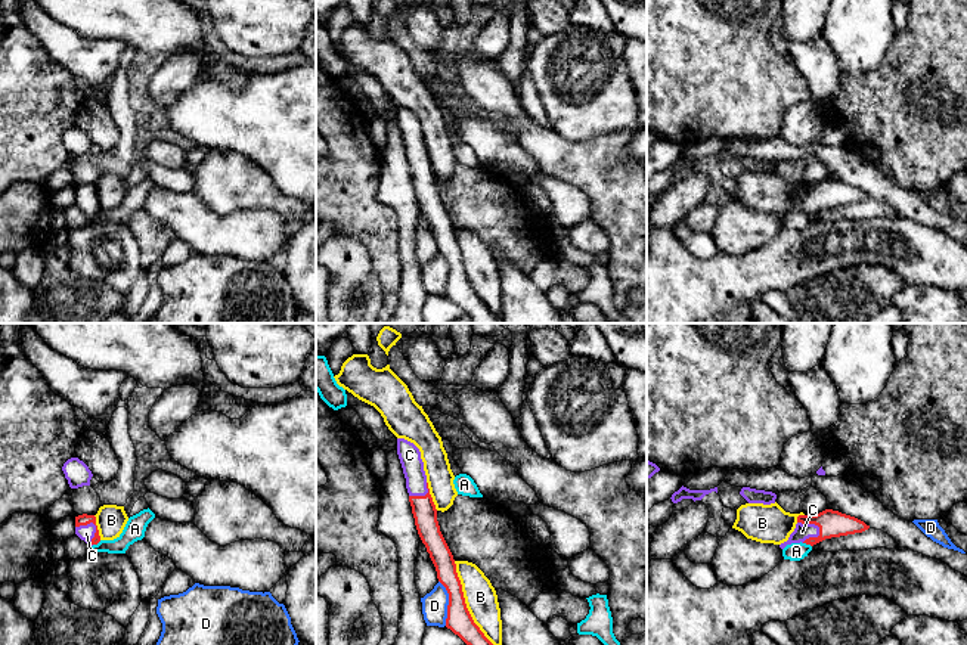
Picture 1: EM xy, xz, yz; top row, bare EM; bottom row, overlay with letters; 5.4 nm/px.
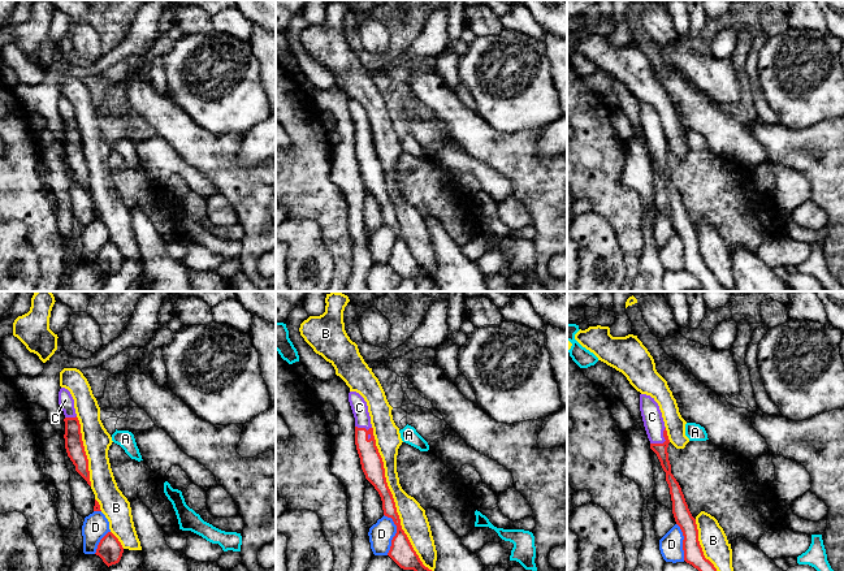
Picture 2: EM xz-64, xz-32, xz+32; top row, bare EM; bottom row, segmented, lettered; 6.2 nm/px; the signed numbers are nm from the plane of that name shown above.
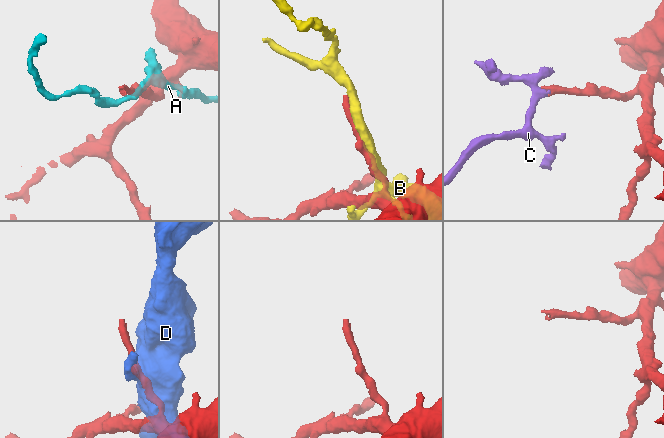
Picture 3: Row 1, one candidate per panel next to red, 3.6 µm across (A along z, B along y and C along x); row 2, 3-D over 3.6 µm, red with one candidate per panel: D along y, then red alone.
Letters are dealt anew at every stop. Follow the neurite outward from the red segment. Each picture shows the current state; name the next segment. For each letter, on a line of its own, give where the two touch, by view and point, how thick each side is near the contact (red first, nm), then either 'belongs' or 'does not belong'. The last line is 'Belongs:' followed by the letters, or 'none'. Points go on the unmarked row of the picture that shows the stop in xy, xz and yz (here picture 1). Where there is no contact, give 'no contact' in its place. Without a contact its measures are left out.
A: contact yz (808, 213); calibres 140 and 100 nm; does not belong
B: contact xz (465, 276); calibres 140 and 180 nm; does not belong
C: contact yz (812, 192); calibres 140 and 90 nm; belongs
D: contact xz (449, 272); calibres 140 and 140 nm; does not belong
Belongs: C

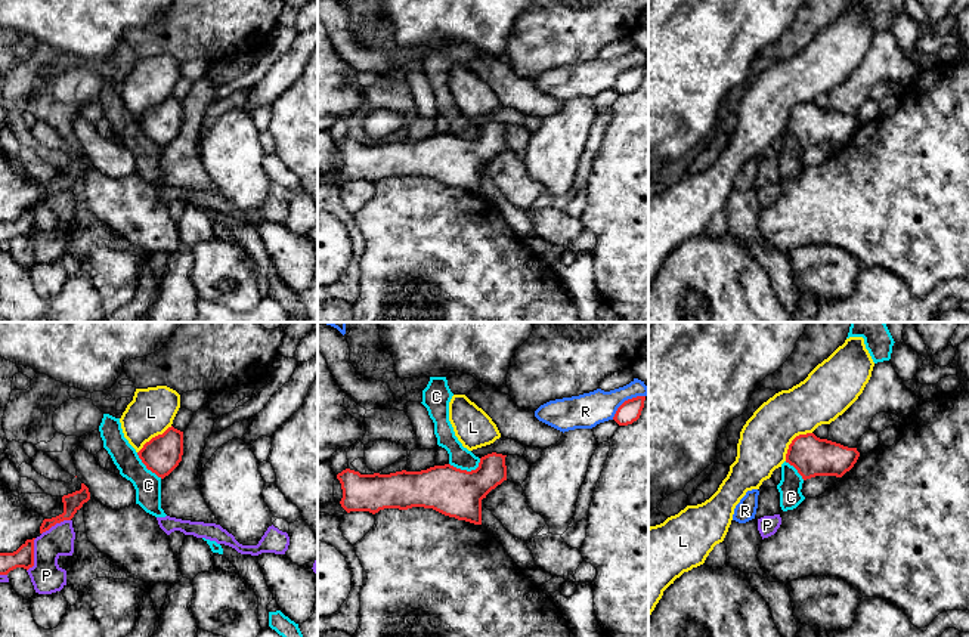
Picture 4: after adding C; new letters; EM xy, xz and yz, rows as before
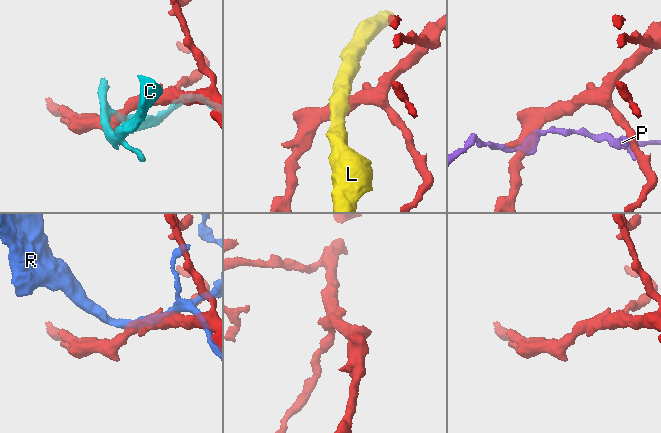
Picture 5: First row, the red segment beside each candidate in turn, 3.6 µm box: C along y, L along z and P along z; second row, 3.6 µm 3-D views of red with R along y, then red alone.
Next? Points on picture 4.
C: contact xz (466, 139); calibres 260 and 120 nm; does not belong
L: contact yz (792, 110); calibres 220 and 280 nm; does not belong
P: contact xy (33, 223); calibres 110 and 170 nm; does not belong
R: contact xz (625, 70); calibres 120 and 190 nm; does not belong
Belongs: none

